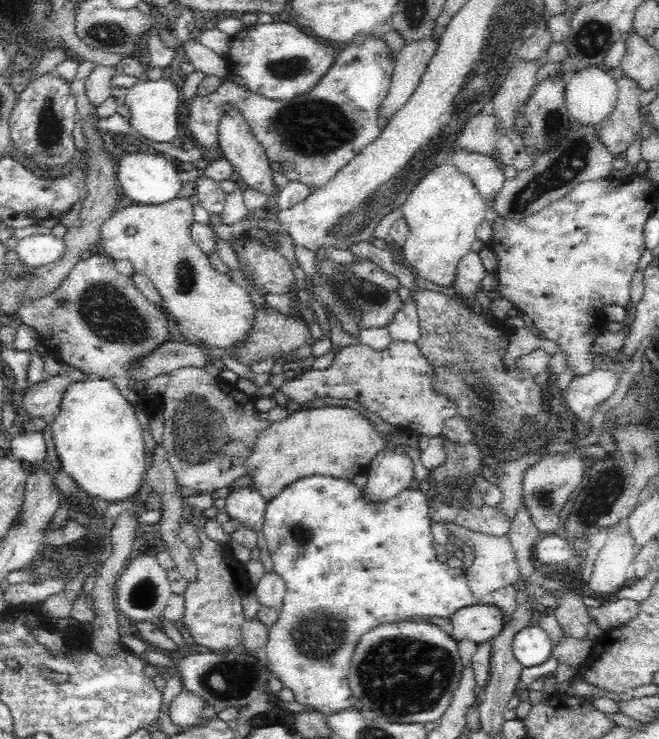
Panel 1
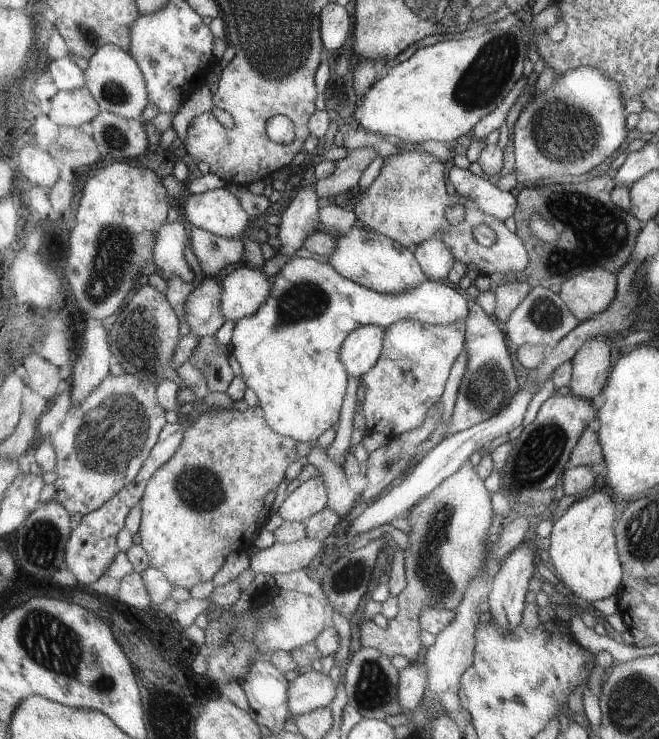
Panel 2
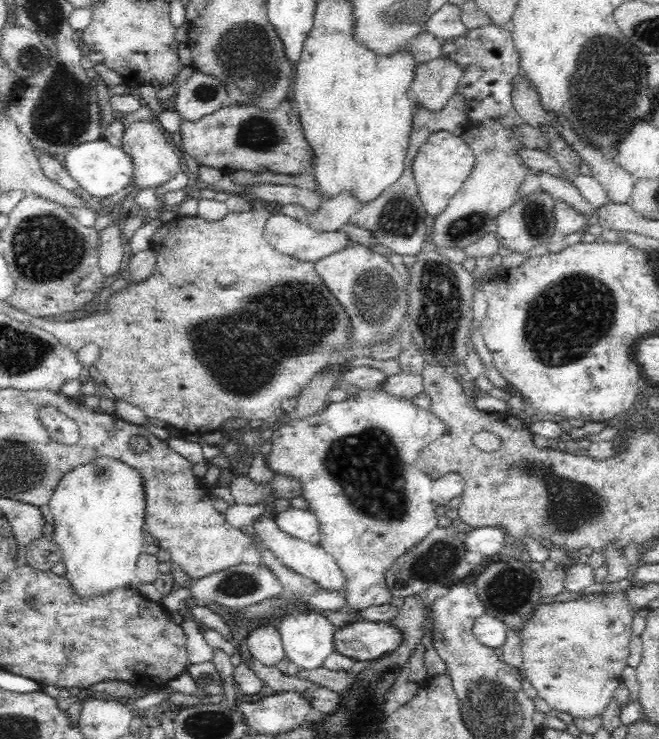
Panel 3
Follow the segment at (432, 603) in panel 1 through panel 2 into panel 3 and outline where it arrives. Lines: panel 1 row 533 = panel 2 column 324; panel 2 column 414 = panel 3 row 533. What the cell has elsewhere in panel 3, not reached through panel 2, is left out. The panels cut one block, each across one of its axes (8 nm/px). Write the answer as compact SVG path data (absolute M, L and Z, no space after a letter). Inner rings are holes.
M282 510L276 514L276 524L288 536L312 546L320 546L320 524L310 510Z

